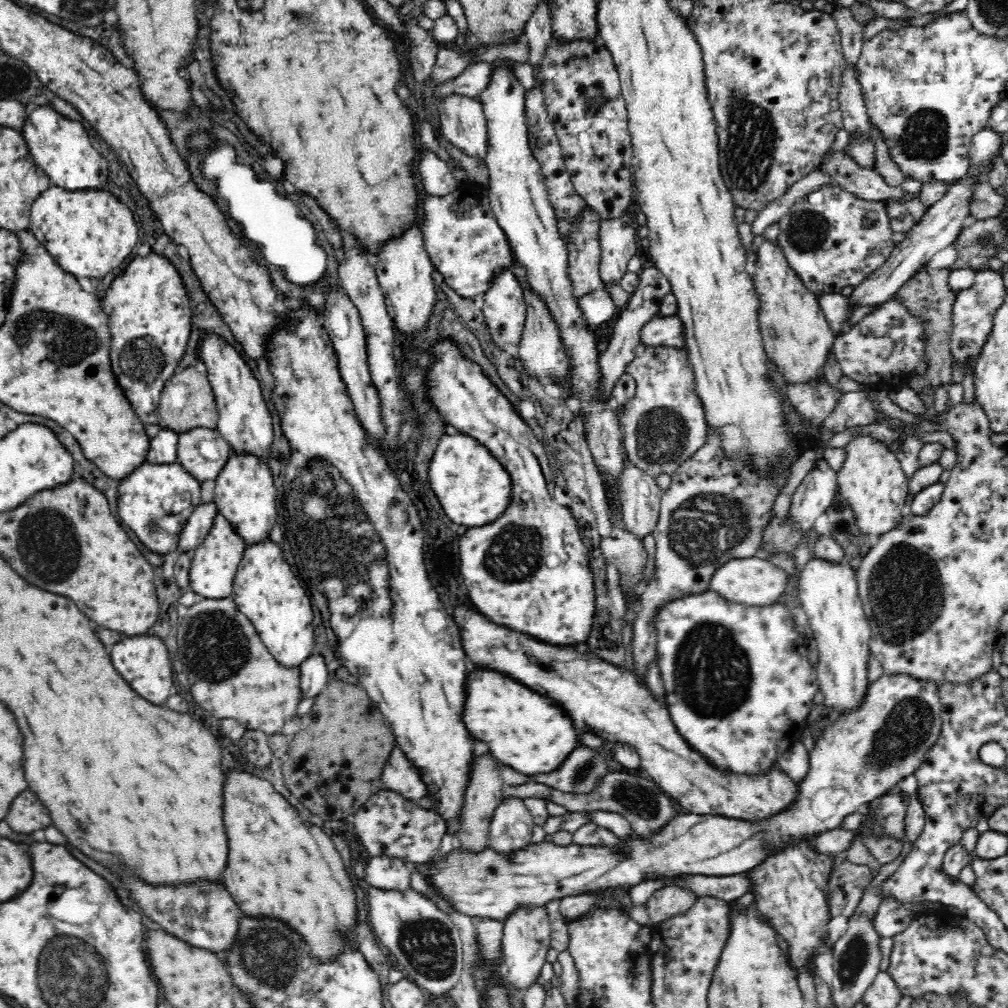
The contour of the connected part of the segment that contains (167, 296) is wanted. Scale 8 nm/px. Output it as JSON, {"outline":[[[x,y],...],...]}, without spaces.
{"outline":[[[150,254],[148,258],[134,257],[124,274],[112,281],[110,288],[104,294],[104,300],[100,301],[110,322],[110,332],[112,332],[110,358],[116,380],[130,401],[136,416],[144,424],[158,424],[160,422],[158,400],[162,388],[165,382],[170,380],[170,376],[181,369],[181,360],[186,354],[192,330],[192,309],[179,272],[168,259],[162,258],[162,255]]]}

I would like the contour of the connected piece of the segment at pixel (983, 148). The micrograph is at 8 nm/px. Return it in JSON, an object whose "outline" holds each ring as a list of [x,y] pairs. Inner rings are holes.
{"outline":[[[984,128],[972,136],[969,148],[969,174],[974,174],[976,168],[992,164],[994,158],[999,161],[998,152],[1002,149],[1000,148],[1000,136],[1001,133],[994,132],[990,128]]]}

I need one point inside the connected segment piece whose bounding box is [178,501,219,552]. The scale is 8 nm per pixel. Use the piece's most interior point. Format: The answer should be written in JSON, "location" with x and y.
{"location":[197,527]}

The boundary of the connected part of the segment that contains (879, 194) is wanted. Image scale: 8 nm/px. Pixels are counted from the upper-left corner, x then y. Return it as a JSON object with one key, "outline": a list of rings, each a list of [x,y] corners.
{"outline":[[[828,151],[819,168],[830,174],[840,189],[852,196],[866,201],[886,201],[886,198],[896,198],[901,202],[910,197],[902,187],[892,187],[886,184],[882,175],[874,169],[865,169],[854,163],[843,151]]]}

